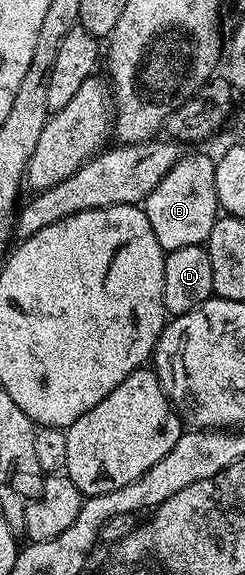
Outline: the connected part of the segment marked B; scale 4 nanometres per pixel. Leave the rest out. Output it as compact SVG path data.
M183 153L168 176L164 176L146 198L144 209L148 224L152 224L152 232L156 232L162 251L201 246L210 241L214 223L220 217L214 163L215 159L206 154Z

